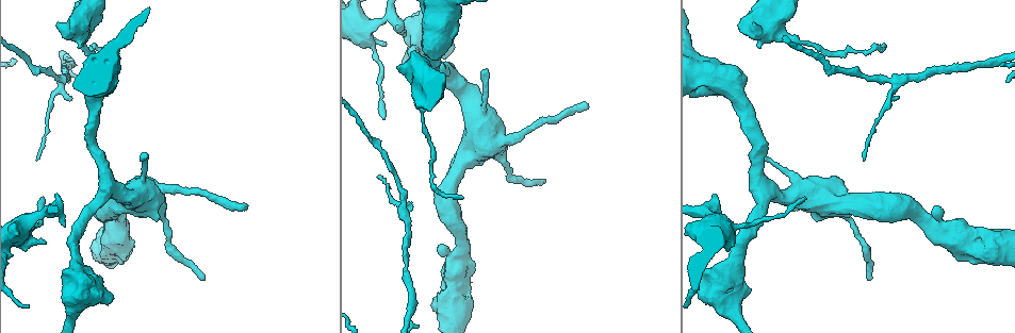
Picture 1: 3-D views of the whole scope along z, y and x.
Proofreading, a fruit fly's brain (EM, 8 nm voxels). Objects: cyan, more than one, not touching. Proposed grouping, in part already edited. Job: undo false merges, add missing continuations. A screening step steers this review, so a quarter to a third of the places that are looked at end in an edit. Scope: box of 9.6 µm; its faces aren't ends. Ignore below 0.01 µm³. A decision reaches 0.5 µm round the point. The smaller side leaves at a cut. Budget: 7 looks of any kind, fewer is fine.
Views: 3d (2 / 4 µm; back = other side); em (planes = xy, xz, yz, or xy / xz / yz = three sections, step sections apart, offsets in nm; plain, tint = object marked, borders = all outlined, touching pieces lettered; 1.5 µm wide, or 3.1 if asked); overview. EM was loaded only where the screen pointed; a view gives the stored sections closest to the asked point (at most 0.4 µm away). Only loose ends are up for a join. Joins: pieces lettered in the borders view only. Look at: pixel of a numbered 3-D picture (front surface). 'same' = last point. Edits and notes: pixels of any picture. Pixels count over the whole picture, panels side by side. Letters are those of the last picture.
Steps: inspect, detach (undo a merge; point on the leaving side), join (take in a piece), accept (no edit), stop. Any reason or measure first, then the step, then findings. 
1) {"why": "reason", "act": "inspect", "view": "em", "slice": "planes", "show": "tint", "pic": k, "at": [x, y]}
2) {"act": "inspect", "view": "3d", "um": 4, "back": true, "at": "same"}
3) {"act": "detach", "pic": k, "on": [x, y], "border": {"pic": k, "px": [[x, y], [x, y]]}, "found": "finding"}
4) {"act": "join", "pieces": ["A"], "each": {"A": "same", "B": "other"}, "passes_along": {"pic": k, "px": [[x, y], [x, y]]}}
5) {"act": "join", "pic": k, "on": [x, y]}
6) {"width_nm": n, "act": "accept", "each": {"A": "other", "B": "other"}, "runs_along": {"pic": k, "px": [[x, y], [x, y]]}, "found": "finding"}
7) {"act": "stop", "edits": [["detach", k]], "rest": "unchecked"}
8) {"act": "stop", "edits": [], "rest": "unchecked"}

{"why": "arms part here", "act": "inspect", "view": "3d", "um": 2, "pic": 1, "at": [897, 78]}

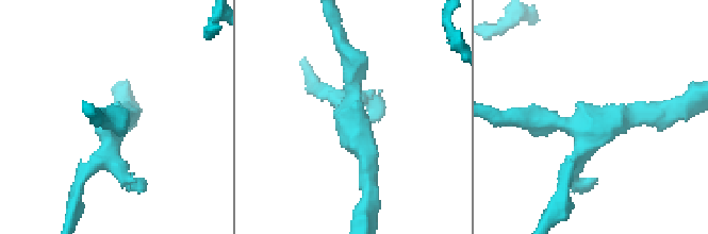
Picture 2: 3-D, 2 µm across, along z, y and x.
{"why": "need the tissue", "act": "inspect", "view": "em", "slice": "xz", "step": 8, "show": "tint", "pic": 2, "at": [591, 126]}

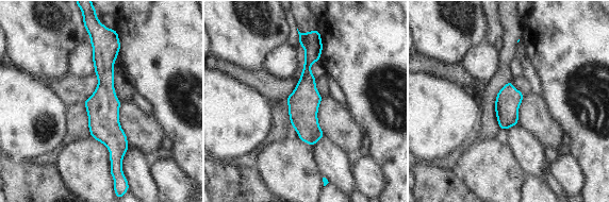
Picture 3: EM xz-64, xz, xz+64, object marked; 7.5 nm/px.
{"why": "cut it another way", "act": "inspect", "view": "em", "slice": "planes", "show": "borders", "at": "same"}

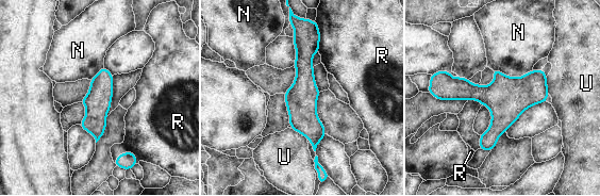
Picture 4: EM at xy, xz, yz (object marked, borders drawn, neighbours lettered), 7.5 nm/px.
{"act": "accept", "each": {"N": "other", "R": "other", "U": "other"}, "border": {"pic": 4, "px": [[493, 69], [514, 77], [532, 70]]}, "found": "one neuron here"}

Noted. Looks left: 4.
{"why": "thin end", "act": "inspect", "view": "em", "slice": "xz", "step": 4, "show": "borders", "pic": 1, "at": [886, 45]}

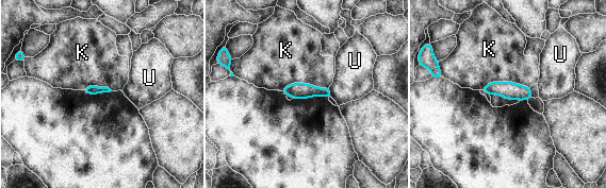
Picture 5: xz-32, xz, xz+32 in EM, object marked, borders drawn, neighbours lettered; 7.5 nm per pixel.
{"act": "accept", "each": {"K": "other", "U": "other"}, "border": {"pic": 5, "px": [[529, 87], [489, 82], [481, 89]]}, "found": "none of them fits"}

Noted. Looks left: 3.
{"why": "free end", "act": "inspect", "view": "em", "slice": "xy", "step": 4, "show": "borders", "pic": 1, "at": [584, 102]}

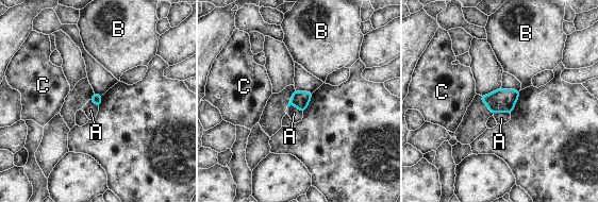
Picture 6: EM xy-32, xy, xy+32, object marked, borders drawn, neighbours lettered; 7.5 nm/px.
{"act": "accept", "each": {"A": "other", "B": "other", "C": "other"}, "border": {"pic": 6, "px": [[493, 114], [504, 112], [510, 115]]}, "found": "none of them fits"}

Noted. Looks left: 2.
{"act": "stop", "edits": [], "rest": "unchecked"}

